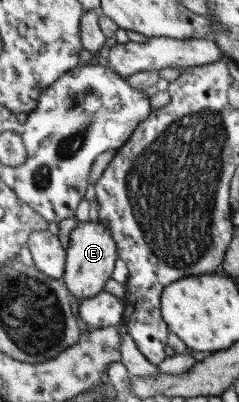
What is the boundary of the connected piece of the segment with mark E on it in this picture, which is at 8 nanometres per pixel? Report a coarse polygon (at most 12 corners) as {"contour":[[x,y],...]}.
{"contour":[[107,224],[69,237],[63,281],[81,304],[106,290],[119,252]]}

